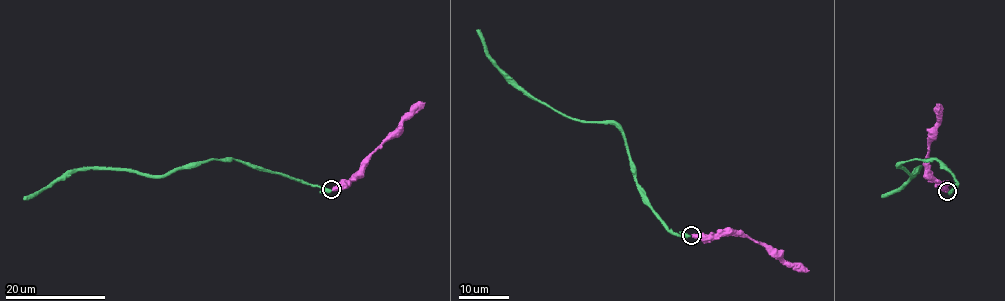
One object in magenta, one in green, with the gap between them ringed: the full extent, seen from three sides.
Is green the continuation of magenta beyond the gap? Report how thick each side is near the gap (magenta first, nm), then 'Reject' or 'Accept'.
Thickness 550 nm (magenta) against 500 nm. Reject

